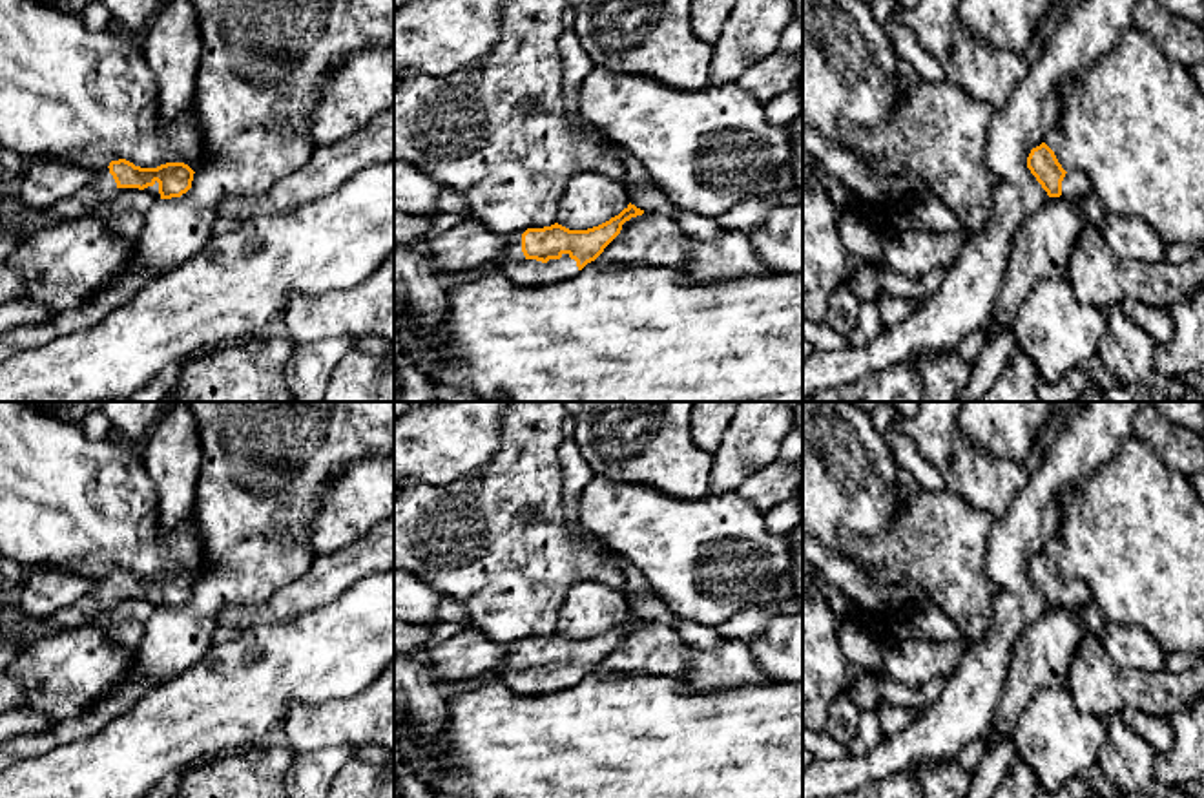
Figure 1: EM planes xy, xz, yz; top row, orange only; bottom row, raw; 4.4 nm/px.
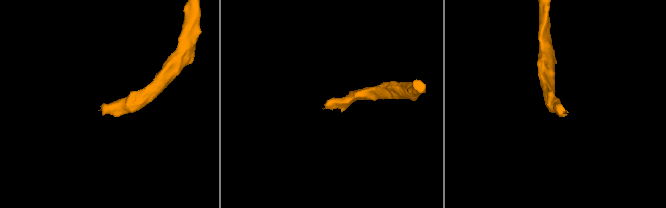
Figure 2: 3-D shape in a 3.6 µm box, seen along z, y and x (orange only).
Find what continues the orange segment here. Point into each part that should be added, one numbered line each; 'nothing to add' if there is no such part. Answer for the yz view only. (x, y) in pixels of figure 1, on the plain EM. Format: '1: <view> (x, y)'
1: yz (1075, 594)

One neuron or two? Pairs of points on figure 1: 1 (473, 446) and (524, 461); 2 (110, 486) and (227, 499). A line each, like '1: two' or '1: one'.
1: two
2: two

